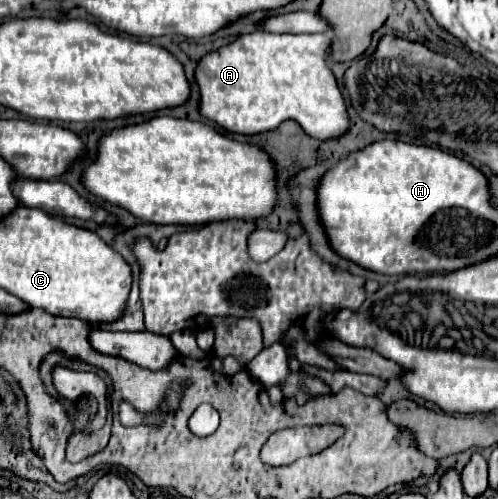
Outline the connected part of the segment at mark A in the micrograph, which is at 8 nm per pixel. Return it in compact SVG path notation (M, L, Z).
M250 33L208 53L196 67L200 85L200 113L238 135L276 129L282 121L296 121L306 135L328 141L348 133L346 101L330 69L330 35Z

